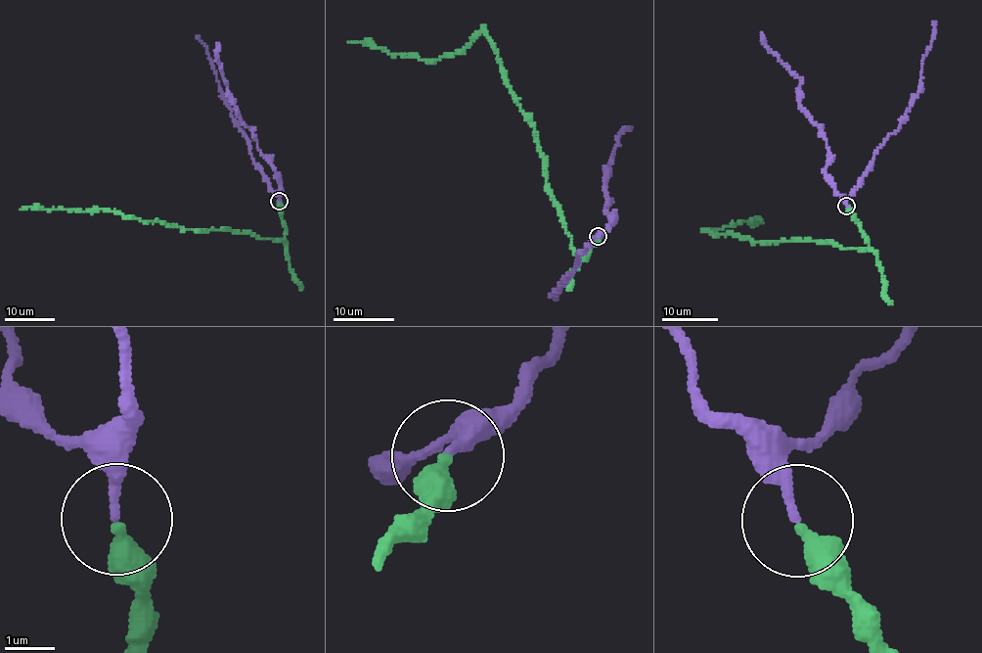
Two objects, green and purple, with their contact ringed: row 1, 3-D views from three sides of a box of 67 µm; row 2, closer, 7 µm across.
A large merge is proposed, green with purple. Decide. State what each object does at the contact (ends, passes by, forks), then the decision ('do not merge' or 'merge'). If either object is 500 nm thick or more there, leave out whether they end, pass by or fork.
green ends | purple ends | merge

